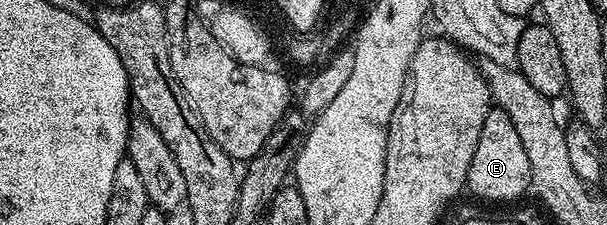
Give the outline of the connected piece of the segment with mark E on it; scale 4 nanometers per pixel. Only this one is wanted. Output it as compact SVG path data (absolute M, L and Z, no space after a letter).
M493 107L485 115L481 139L477 139L477 151L473 151L473 163L469 163L466 192L483 201L515 201L523 192L528 192L530 184L529 155L525 155L517 127L513 127L513 119L503 109Z

